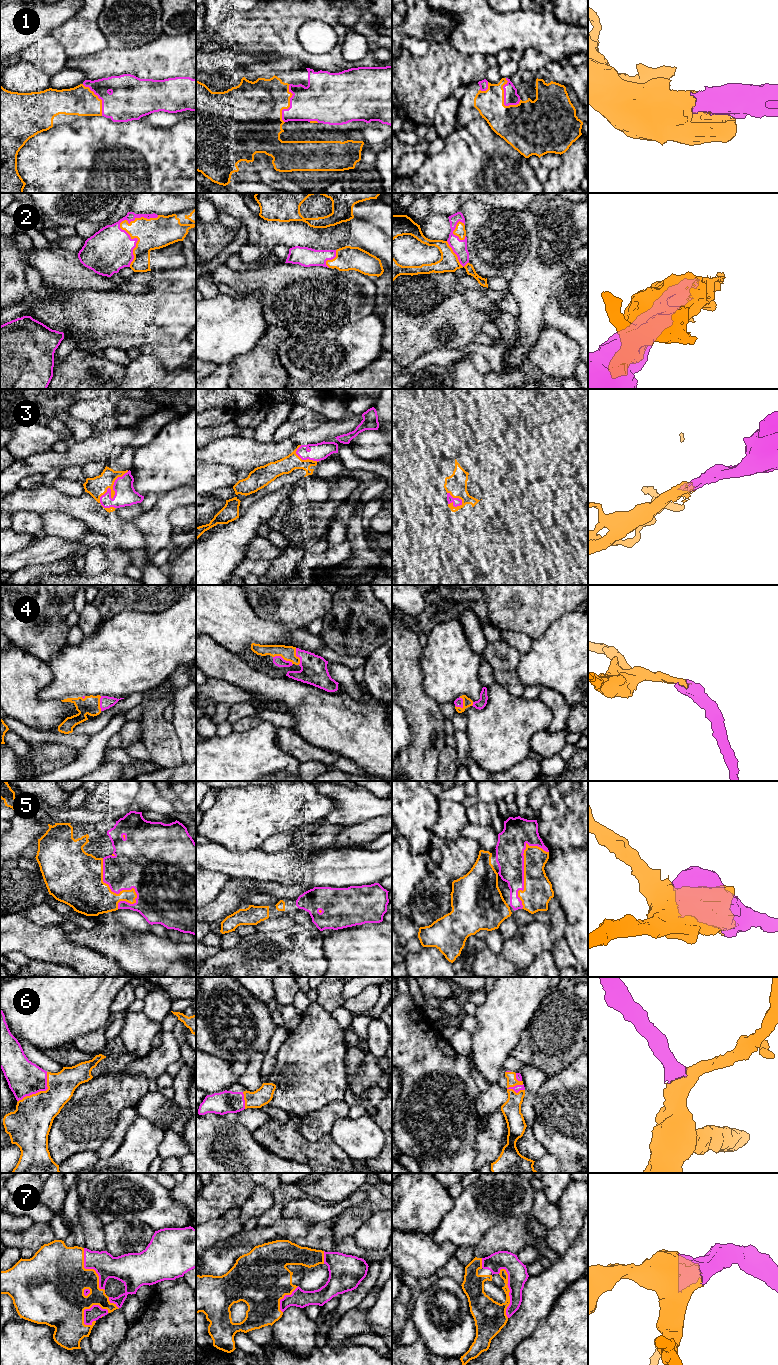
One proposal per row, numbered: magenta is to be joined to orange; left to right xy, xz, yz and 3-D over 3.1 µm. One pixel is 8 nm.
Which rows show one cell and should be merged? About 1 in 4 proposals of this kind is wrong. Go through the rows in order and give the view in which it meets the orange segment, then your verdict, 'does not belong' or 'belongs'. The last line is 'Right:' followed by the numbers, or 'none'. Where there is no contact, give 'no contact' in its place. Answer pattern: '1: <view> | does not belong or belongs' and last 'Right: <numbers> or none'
1: yz | belongs
2: xy | belongs
3: xy | belongs
4: xz | belongs
5: xy | belongs
6: xy | belongs
7: yz | belongs
Right: 1, 2, 3, 4, 5, 6, 7

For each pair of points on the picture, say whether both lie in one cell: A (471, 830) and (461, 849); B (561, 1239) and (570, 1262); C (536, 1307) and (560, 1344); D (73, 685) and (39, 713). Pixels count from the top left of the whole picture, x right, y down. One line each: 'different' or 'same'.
A: different
B: different
C: different
D: different

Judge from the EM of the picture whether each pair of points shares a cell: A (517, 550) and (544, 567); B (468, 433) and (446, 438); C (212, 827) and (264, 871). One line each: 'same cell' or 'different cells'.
A: same cell
B: different cells
C: different cells

